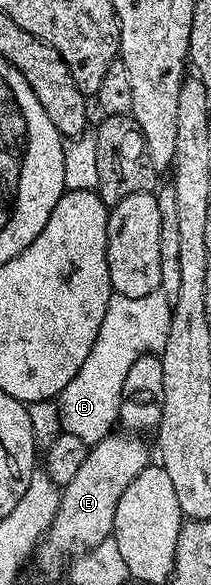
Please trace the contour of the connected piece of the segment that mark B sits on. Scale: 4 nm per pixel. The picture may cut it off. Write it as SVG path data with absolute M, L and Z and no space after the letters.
M160 289L149 292L149 296L121 296L112 293L109 308L105 308L105 320L101 320L97 340L93 340L93 348L89 356L85 356L85 364L81 364L77 376L73 376L73 380L69 380L69 384L65 384L65 388L59 393L57 405L59 422L63 425L60 426L62 433L72 434L77 436L77 440L94 444L116 429L119 406L123 403L121 392L125 376L129 376L129 368L133 368L133 364L142 354L159 354L165 348L165 340L169 336L172 305Z

